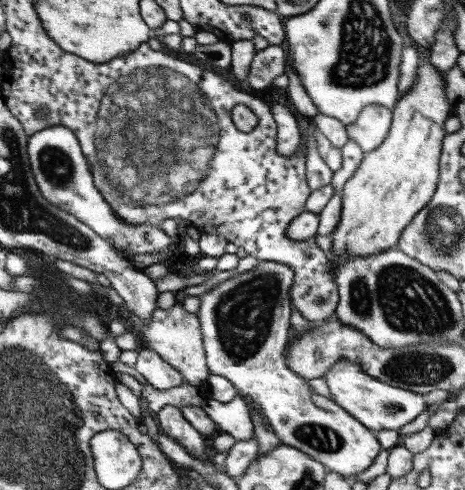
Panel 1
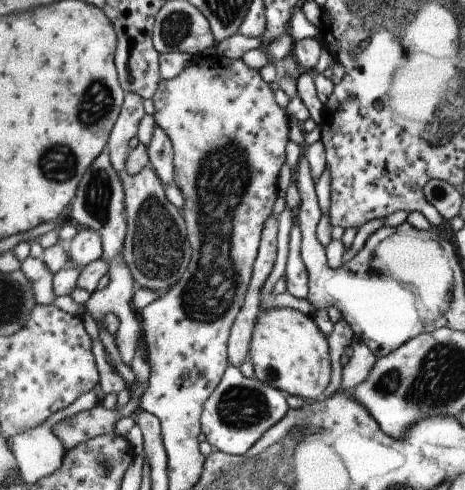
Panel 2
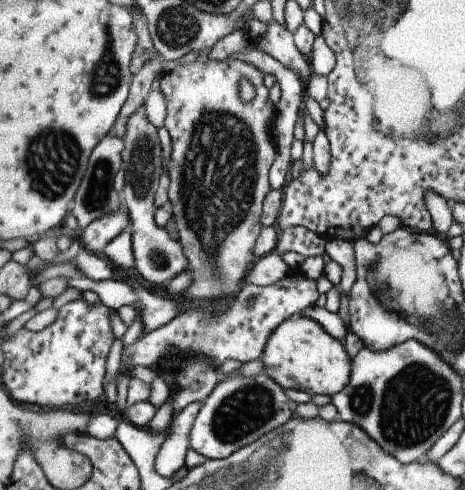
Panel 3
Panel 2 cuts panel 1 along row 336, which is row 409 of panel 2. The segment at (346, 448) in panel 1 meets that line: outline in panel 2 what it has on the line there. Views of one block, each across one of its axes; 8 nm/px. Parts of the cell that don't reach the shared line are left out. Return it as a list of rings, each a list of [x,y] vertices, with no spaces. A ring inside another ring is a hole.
[[[227,366],[221,382],[211,392],[201,410],[201,432],[205,434],[213,450],[229,456],[241,456],[289,412],[285,398],[287,394],[283,394],[281,390],[271,388],[257,378],[243,378],[239,368]]]

